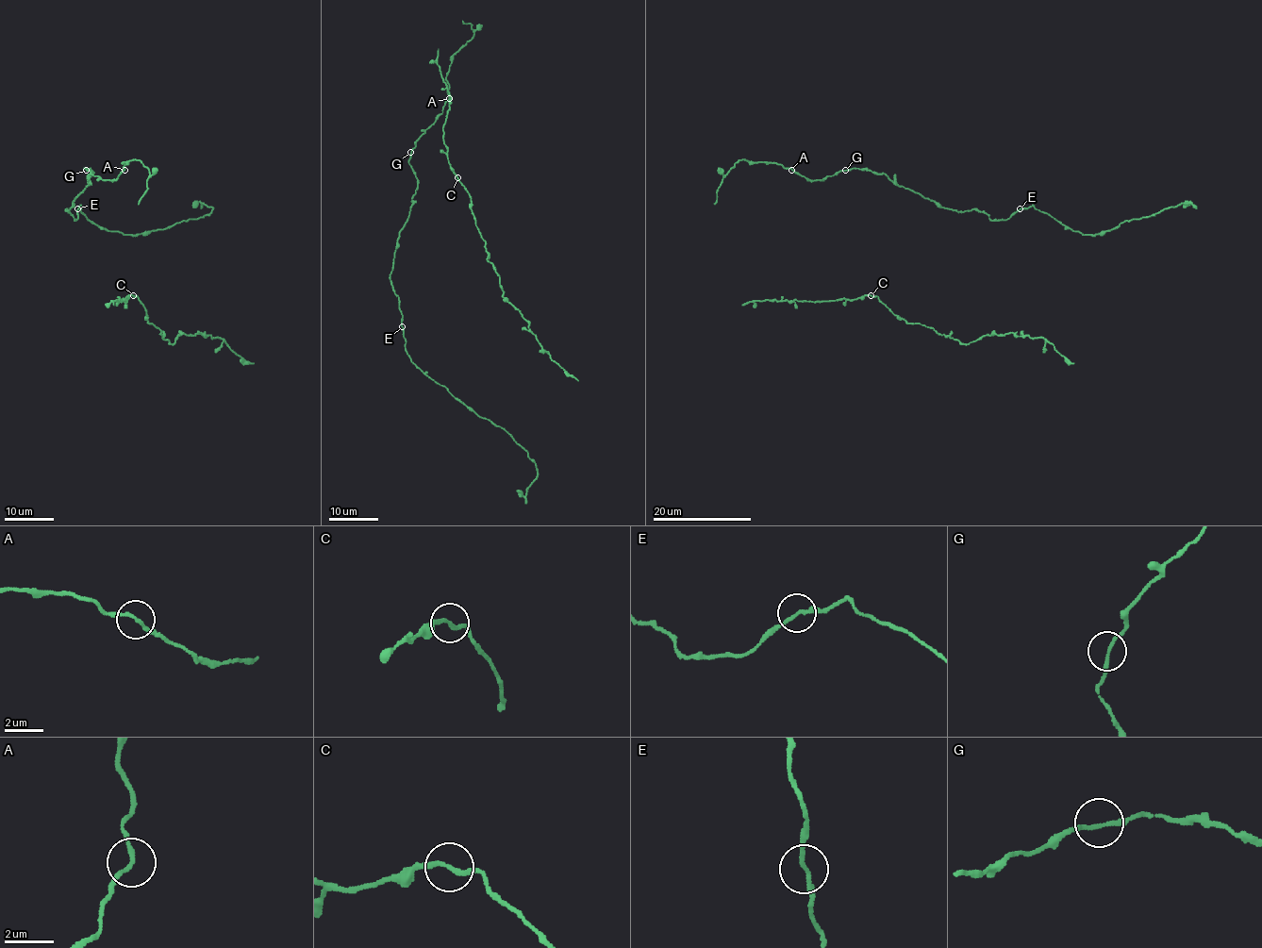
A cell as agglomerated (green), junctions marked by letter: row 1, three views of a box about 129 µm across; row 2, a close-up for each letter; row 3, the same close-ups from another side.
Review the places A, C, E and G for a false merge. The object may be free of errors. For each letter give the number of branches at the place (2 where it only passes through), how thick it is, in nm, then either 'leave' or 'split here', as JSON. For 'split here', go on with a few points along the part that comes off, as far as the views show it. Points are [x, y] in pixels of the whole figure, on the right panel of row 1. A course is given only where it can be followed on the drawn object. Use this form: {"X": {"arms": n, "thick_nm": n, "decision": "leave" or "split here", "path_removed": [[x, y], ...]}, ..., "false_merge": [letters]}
{"A": {"arms": 2, "thick_nm": 160, "decision": "leave"}, "C": {"arms": 2, "thick_nm": 160, "decision": "leave"}, "E": {"arms": 2, "thick_nm": 160, "decision": "leave"}, "G": {"arms": 2, "thick_nm": 160, "decision": "leave"}, "false_merge": []}

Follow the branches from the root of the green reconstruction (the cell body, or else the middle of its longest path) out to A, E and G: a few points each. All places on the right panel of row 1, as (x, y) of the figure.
A: (754, 162), (774, 162), (792, 170)
E: (754, 162), (774, 162), (808, 179), (866, 169), (945, 207), (978, 209), (990, 219), (1007, 219), (1020, 209)
G: (754, 162), (774, 162), (792, 169), (808, 179), (822, 179), (845, 170)

